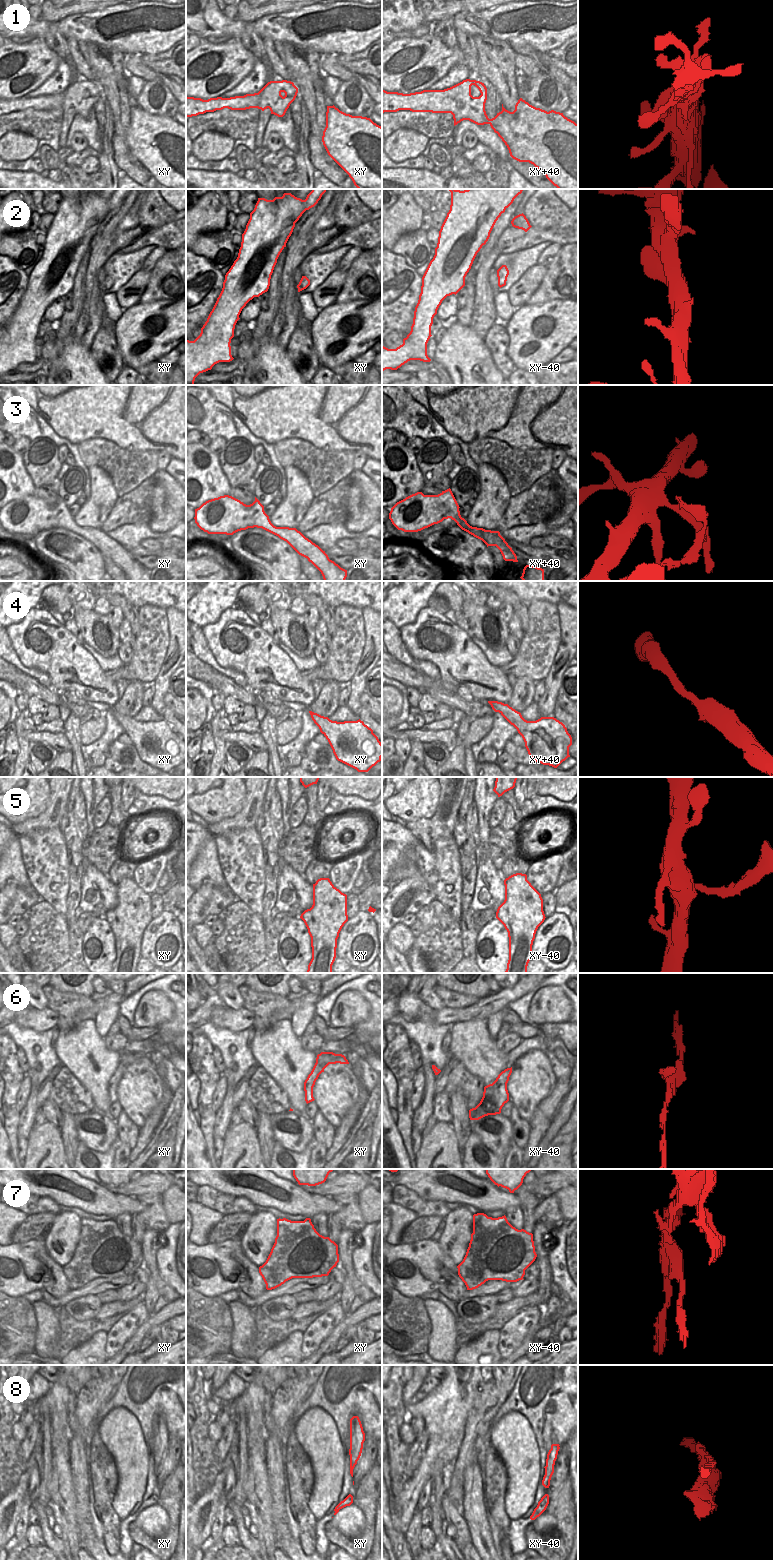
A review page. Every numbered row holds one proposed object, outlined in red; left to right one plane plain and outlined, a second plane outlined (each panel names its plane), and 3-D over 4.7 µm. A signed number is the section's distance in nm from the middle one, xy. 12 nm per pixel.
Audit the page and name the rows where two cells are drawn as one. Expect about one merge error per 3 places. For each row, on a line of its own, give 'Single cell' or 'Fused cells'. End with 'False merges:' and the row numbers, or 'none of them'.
1: Single cell
2: Single cell
3: Fused cells
4: Single cell
5: Single cell
6: Single cell
7: Fused cells
8: Fused cells
False merges: 3, 7, 8.

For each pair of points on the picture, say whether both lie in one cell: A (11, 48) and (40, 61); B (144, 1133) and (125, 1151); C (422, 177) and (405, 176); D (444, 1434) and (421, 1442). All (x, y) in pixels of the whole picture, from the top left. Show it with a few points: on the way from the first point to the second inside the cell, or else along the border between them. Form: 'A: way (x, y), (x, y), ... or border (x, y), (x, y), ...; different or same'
A: way (18, 50), (26, 51), (33, 58); same
B: border (132, 1150), (128, 1158); different
C: way (418, 177), (409, 177); same
D: border (425, 1430), (428, 1441), (425, 1455), (420, 1462); different

